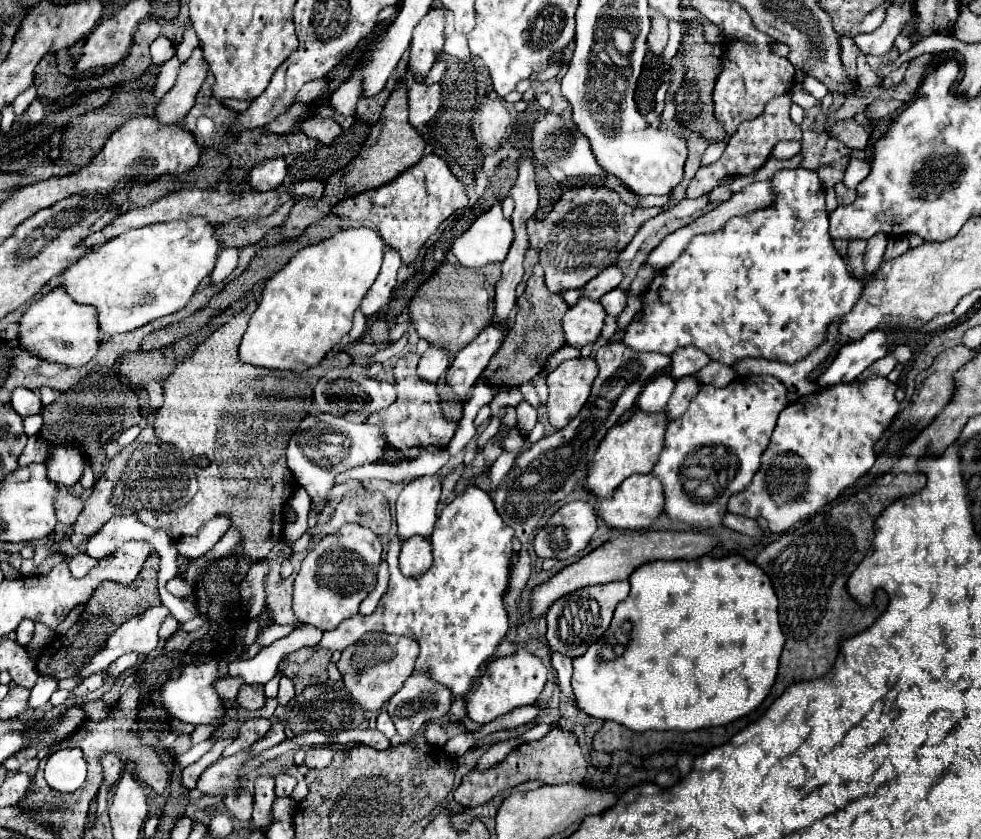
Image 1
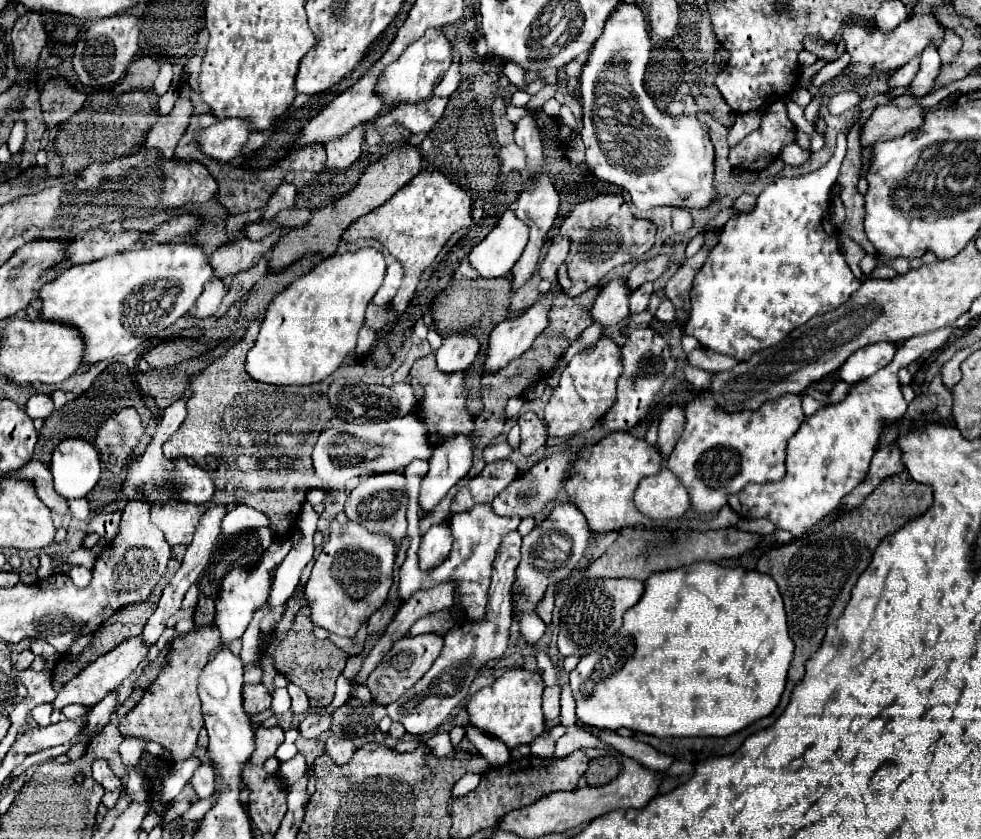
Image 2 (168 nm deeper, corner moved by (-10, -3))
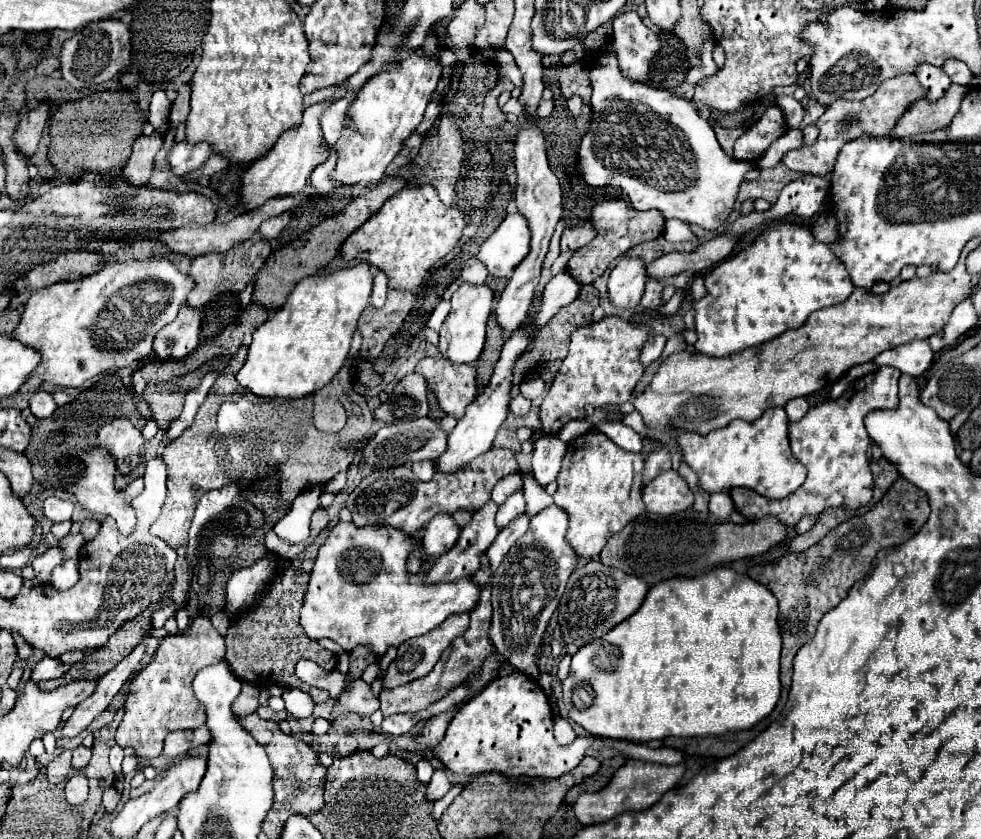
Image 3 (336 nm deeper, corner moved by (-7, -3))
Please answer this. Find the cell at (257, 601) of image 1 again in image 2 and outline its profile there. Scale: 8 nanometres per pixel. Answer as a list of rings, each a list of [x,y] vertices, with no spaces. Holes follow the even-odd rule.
[[[402,416],[386,422],[364,422],[358,426],[358,434],[350,432],[336,432],[336,430],[324,430],[314,446],[312,462],[314,462],[314,474],[328,484],[328,496],[332,498],[336,488],[346,484],[352,478],[366,476],[366,474],[384,474],[384,472],[404,472],[404,468],[420,458],[428,460],[432,456],[432,444],[428,444],[428,428],[424,428],[424,422],[420,416]]]

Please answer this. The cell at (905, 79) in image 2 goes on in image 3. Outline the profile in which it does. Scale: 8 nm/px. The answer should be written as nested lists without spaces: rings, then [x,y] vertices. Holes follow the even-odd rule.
[[[899,76],[893,80],[885,80],[877,92],[861,102],[849,102],[849,100],[835,100],[827,106],[825,114],[821,116],[816,126],[819,128],[819,138],[813,146],[801,146],[797,150],[789,150],[783,156],[783,164],[791,170],[807,172],[807,174],[825,174],[835,164],[835,158],[841,150],[841,146],[849,140],[855,140],[859,136],[889,136],[891,128],[895,126],[901,112],[917,98],[923,98],[925,92],[911,76]]]

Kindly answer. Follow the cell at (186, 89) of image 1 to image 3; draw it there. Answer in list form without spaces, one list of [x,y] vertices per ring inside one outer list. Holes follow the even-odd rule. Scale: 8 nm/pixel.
[[[153,132],[151,136],[141,134],[133,144],[131,158],[123,168],[121,176],[135,186],[147,184],[147,180],[155,170],[155,154],[163,146],[163,140],[165,140],[165,134],[159,134],[159,132]]]

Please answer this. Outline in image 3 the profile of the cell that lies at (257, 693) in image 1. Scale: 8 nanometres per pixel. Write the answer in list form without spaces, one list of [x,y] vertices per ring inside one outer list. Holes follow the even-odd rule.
[[[243,682],[243,690],[233,702],[233,714],[237,718],[245,718],[245,716],[253,714],[257,710],[257,706],[259,706],[259,688],[251,682]]]

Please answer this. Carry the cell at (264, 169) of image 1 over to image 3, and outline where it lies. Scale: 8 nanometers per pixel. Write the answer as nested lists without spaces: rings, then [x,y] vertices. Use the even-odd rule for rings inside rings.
[[[283,212],[283,214],[279,214],[279,216],[273,216],[273,218],[265,220],[265,222],[261,224],[259,232],[261,232],[263,238],[273,240],[273,238],[277,238],[279,232],[289,224],[289,220],[291,220],[291,214],[289,214],[289,212]]]

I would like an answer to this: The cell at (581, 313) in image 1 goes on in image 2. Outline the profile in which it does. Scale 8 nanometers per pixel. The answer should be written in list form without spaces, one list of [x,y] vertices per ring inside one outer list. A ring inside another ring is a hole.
[[[612,278],[598,294],[594,308],[592,308],[592,316],[594,322],[600,322],[602,326],[608,324],[618,324],[620,320],[624,320],[630,310],[628,310],[628,296],[632,294],[632,290],[628,290],[628,282],[626,278]]]

